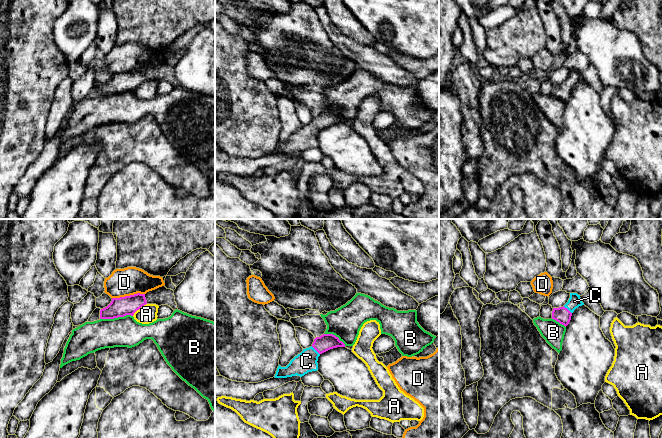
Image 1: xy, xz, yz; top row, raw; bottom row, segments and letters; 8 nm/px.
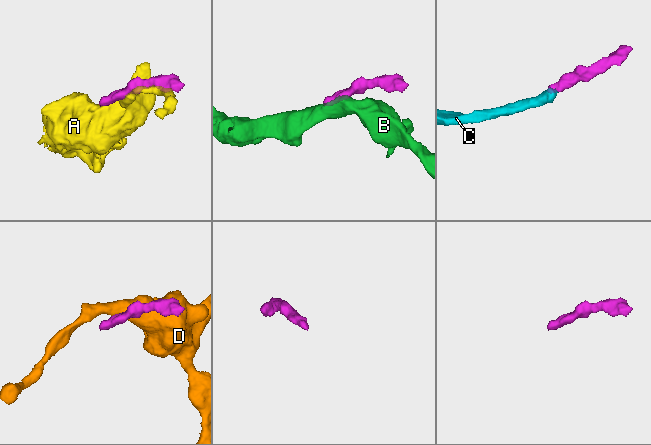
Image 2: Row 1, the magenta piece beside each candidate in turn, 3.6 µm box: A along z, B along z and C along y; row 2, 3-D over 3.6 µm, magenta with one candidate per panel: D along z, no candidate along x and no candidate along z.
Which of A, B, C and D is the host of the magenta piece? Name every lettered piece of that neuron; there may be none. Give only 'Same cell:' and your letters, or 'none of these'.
Same cell: C

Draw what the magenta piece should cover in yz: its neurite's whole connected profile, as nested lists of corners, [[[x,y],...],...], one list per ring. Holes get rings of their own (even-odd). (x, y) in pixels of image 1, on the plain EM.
[[[570,69],[570,74],[563,83],[553,84],[552,95],[566,103],[571,96],[574,86],[582,81],[584,81],[584,79],[582,78],[580,71],[577,69]]]

